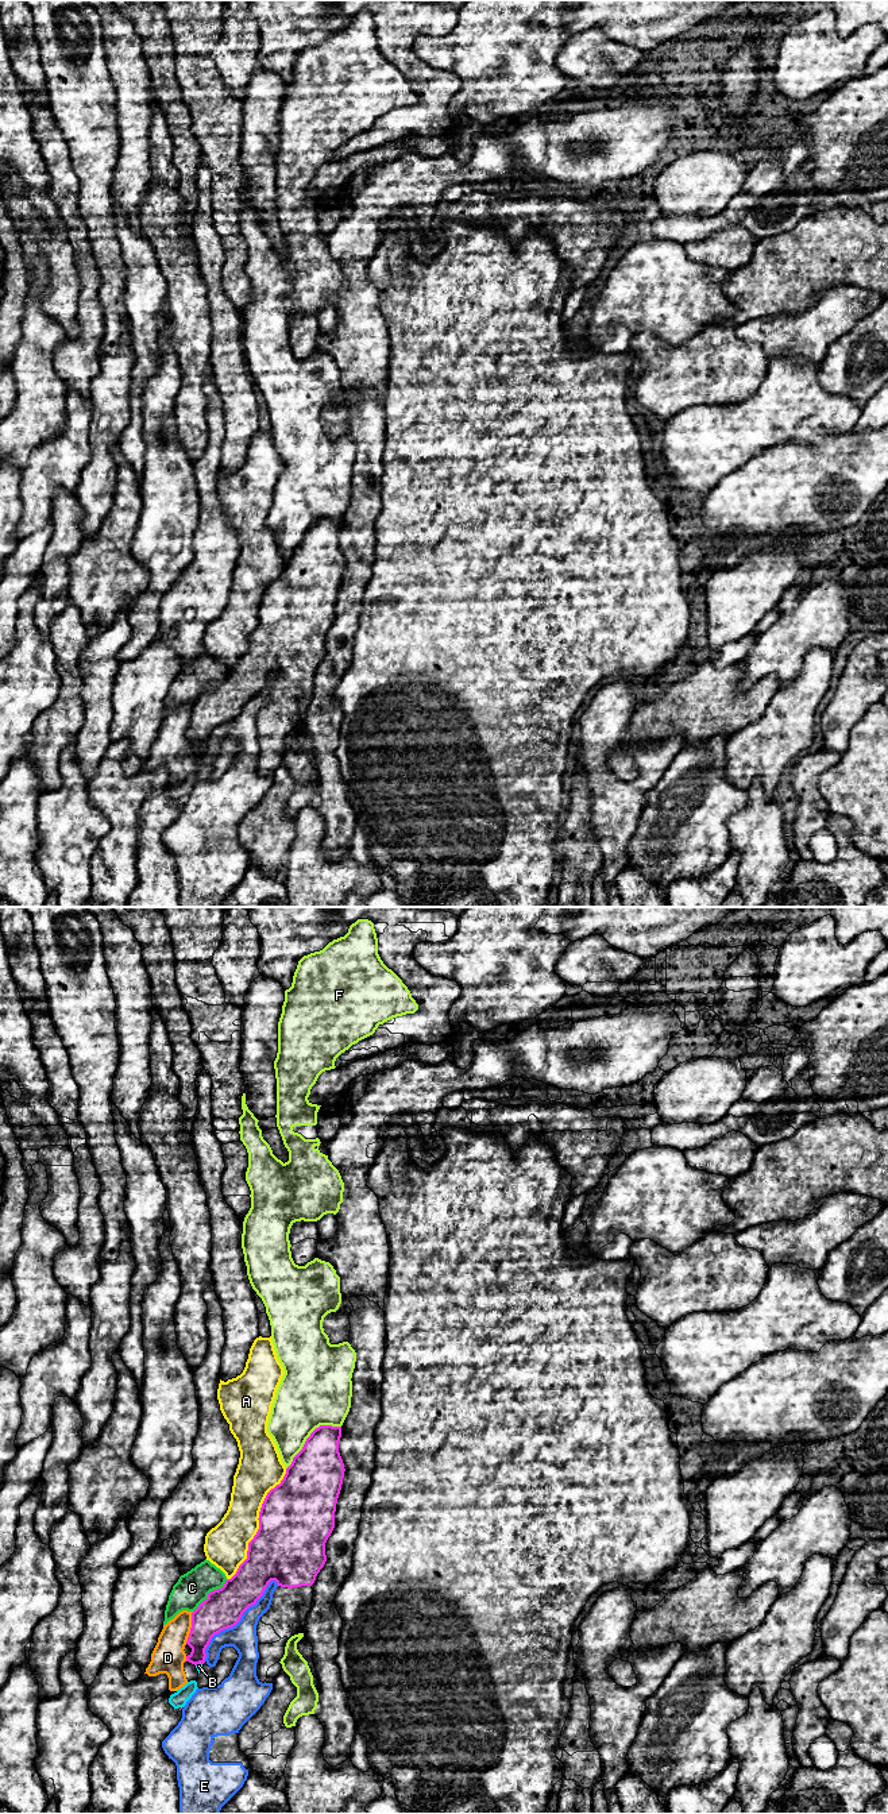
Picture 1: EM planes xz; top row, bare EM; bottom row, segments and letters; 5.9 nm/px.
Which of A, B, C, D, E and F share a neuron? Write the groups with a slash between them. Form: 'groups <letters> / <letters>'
groups A / B D / C / E / F

